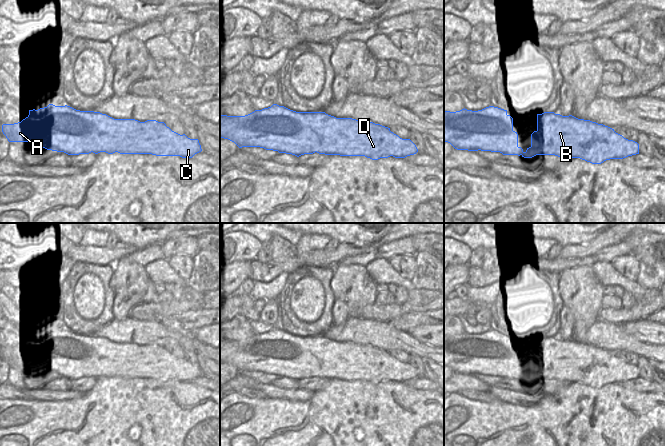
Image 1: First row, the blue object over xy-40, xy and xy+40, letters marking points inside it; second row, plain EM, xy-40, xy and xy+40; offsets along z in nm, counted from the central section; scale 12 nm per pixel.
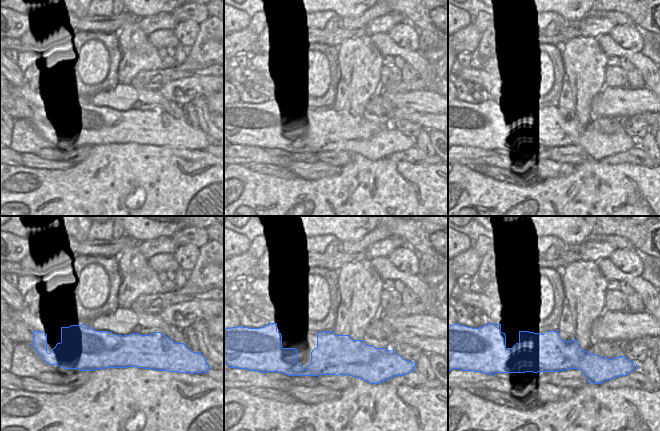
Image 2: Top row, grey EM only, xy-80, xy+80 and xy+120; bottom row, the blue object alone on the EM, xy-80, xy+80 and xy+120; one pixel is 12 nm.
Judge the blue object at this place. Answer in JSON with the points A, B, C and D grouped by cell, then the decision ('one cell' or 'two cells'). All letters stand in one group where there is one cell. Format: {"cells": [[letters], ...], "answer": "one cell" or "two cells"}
{"cells": [["A", "B", "C", "D"]], "answer": "one cell"}

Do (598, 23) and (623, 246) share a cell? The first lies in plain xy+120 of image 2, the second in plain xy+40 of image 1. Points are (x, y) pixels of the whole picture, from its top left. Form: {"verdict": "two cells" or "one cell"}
{"verdict": "one cell"}

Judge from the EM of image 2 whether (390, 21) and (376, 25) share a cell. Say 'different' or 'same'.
same

